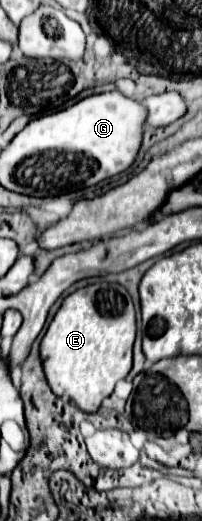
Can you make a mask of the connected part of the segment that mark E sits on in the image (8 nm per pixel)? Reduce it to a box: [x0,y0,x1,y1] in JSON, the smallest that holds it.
[40,283,136,413]

